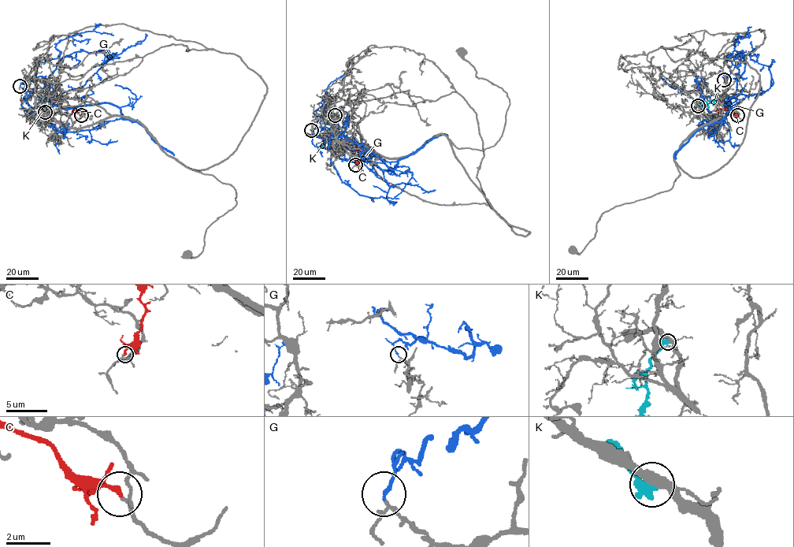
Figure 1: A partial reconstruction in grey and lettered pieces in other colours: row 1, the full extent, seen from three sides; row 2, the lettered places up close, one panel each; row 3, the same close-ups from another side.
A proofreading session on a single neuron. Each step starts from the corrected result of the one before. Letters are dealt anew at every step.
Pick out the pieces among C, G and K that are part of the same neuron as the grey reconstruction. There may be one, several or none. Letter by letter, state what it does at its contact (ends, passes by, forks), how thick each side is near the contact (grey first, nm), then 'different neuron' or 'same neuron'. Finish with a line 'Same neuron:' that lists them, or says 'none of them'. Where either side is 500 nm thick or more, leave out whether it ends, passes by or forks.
C: it ends; calibres 100 and 200 nm; same neuron
G: it ends; calibres 90 and 140 nm; different neuron
K: calibres 320 and 500 nm; different neuron
Same neuron: C

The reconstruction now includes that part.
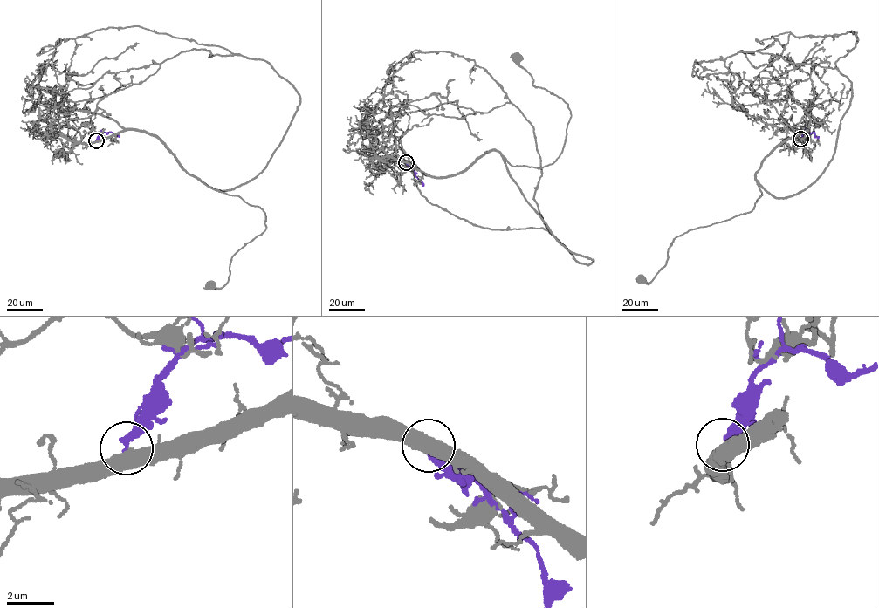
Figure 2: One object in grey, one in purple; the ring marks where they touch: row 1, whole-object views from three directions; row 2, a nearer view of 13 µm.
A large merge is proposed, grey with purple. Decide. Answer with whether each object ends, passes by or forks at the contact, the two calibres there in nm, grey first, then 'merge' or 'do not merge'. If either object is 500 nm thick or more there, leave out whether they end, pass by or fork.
550 nm thick on the grey side, 320 nm on the other; do not merge

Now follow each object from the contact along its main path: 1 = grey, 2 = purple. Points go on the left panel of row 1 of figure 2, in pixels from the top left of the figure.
1: (95, 140), (127, 129), (156, 135), (199, 180), (262, 208), (264, 230), (232, 256), (227, 283), (211, 286)
2: (95, 140), (101, 133), (110, 132), (120, 137)

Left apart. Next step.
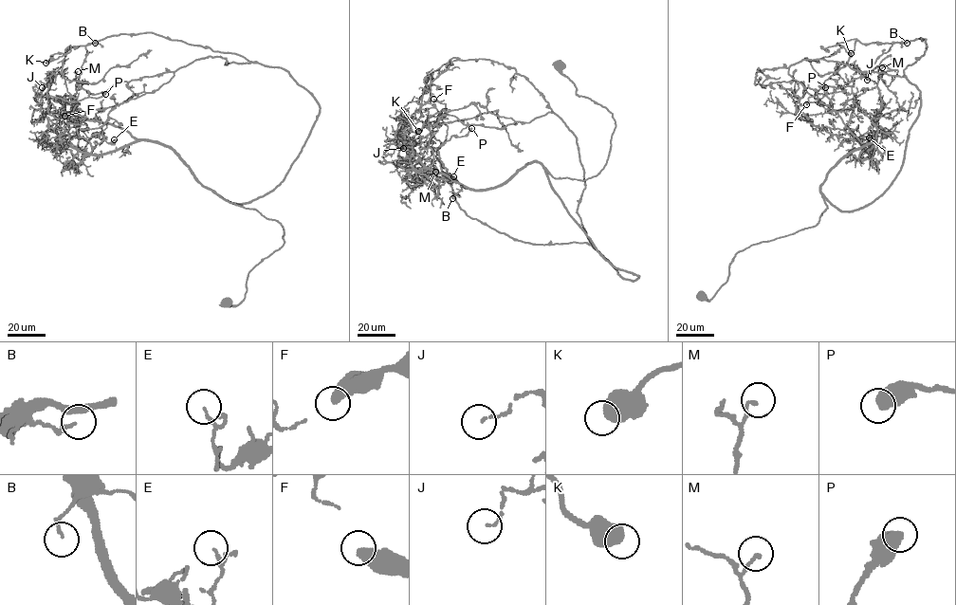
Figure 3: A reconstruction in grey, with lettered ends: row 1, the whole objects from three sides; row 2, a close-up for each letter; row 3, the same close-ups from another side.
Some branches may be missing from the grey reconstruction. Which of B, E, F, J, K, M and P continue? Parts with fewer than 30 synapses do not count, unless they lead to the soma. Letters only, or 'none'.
none

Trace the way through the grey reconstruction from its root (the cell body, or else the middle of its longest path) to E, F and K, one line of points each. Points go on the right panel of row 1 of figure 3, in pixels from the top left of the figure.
E: (699, 297), (711, 299), (740, 250), (818, 223), (826, 174), (874, 141), (873, 154), (869, 137)
F: (699, 297), (740, 250), (818, 223), (824, 197), (853, 211), (887, 189), (927, 40), (856, 41), (806, 104)
K: (699, 297), (898, 173), (927, 40), (851, 53)

